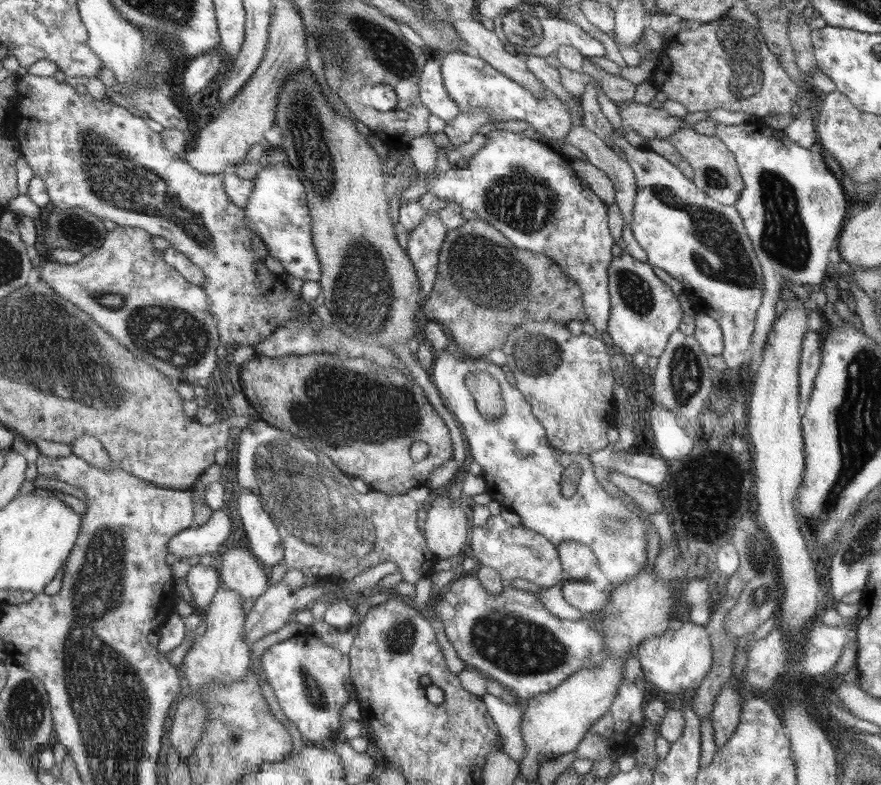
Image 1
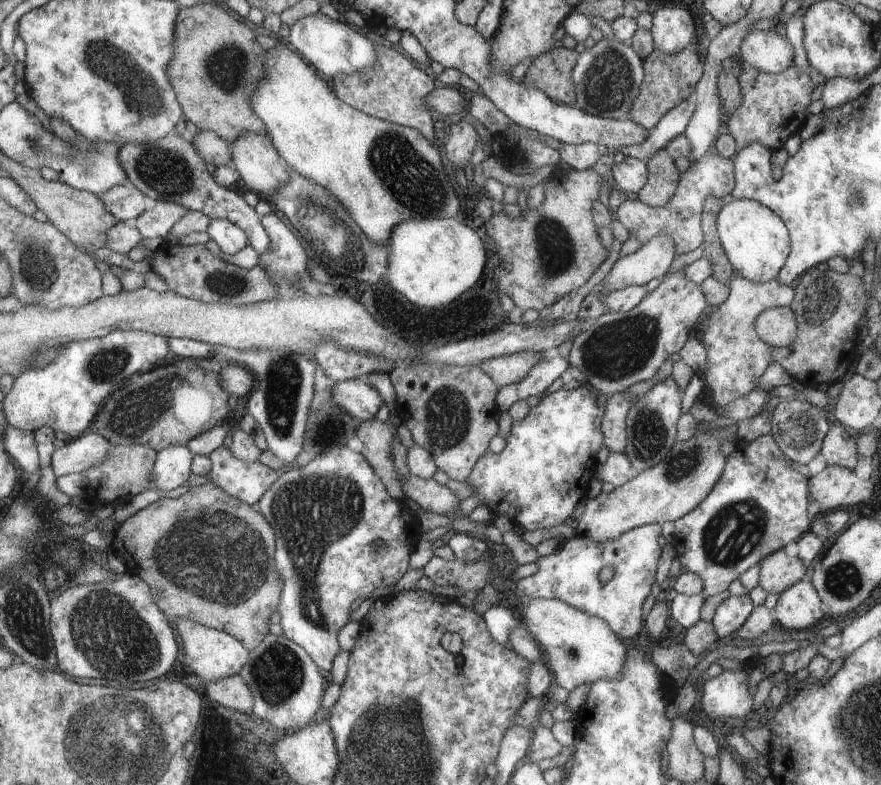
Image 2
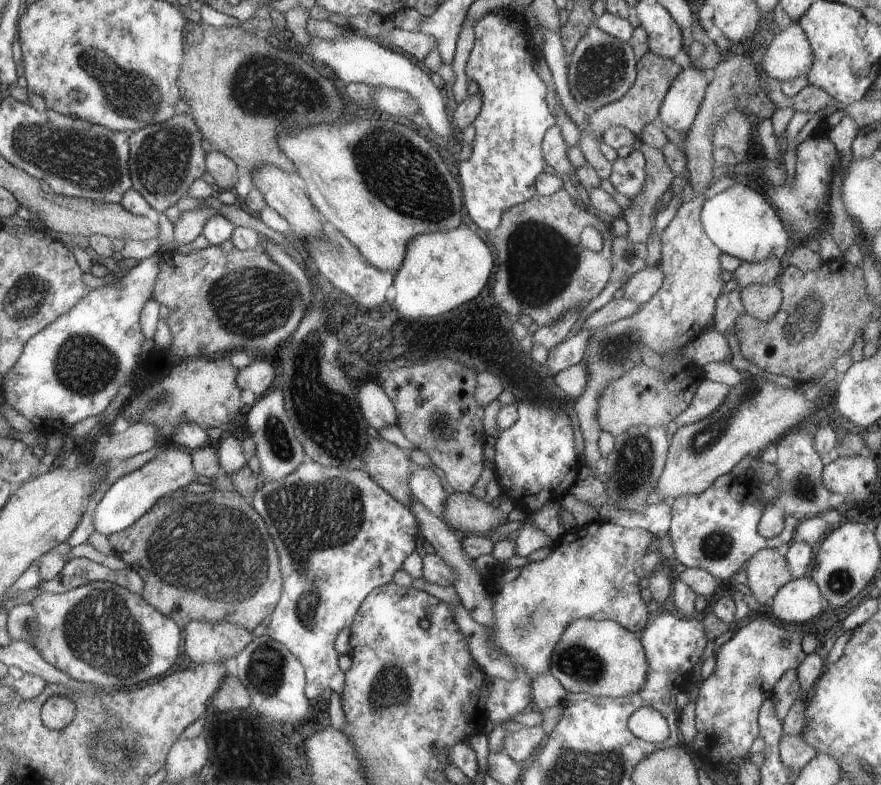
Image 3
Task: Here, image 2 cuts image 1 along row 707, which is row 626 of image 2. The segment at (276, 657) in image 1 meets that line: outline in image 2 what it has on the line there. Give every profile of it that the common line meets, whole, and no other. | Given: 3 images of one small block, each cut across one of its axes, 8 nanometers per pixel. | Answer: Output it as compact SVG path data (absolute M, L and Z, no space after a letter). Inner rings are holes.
M332 446L332 448L324 450L322 454L318 454L316 458L313 458L302 468L294 468L293 466L285 467L284 474L282 474L280 478L277 477L276 482L262 494L260 502L256 505L257 509L262 513L262 516L265 516L275 532L276 548L274 562L276 570L278 570L278 574L281 576L282 580L282 592L280 595L277 622L279 622L282 627L283 636L301 645L317 663L318 668L321 668L322 672L328 670L328 674L330 674L334 656L340 652L340 648L338 648L338 632L342 630L343 626L346 626L346 624L350 622L350 616L348 616L348 614L350 614L352 602L364 598L366 594L370 594L370 592L376 590L376 588L385 588L386 586L392 586L392 584L396 585L396 582L404 576L404 572L408 570L408 554L412 552L414 544L419 542L418 536L420 536L420 530L418 530L418 519L414 518L414 526L410 526L410 524L402 518L402 508L400 508L400 504L396 502L395 498L390 496L388 488L384 488L385 484L382 484L382 481L381 477L377 475L376 470L372 470L369 461L364 460L361 453L356 451L352 452L348 446Z

